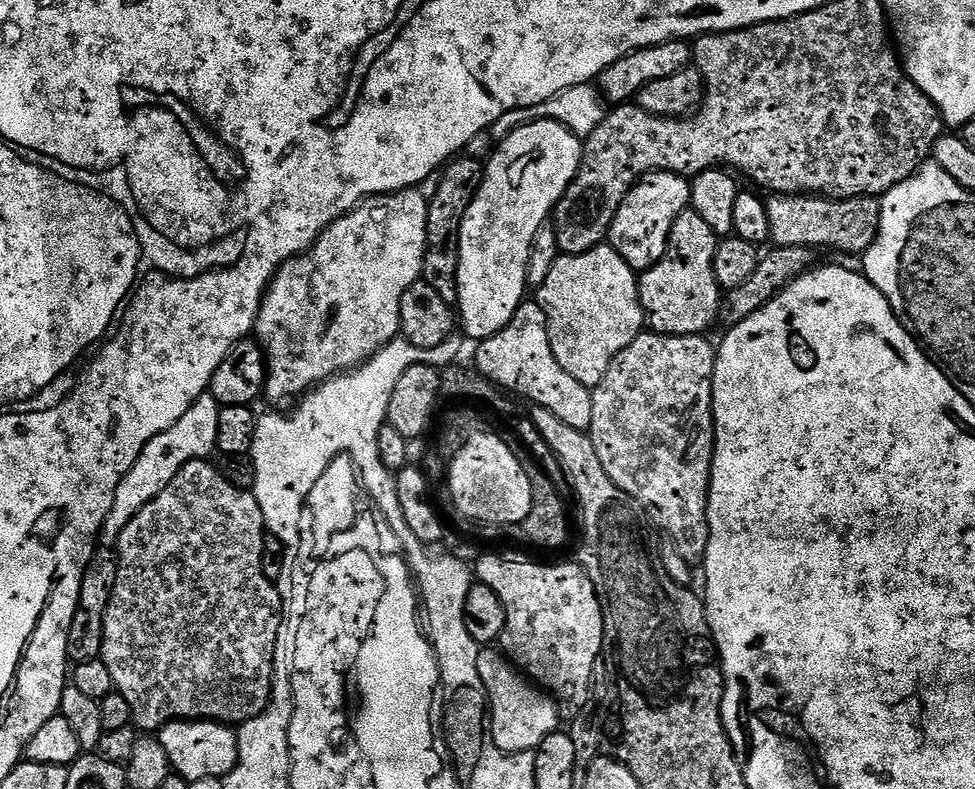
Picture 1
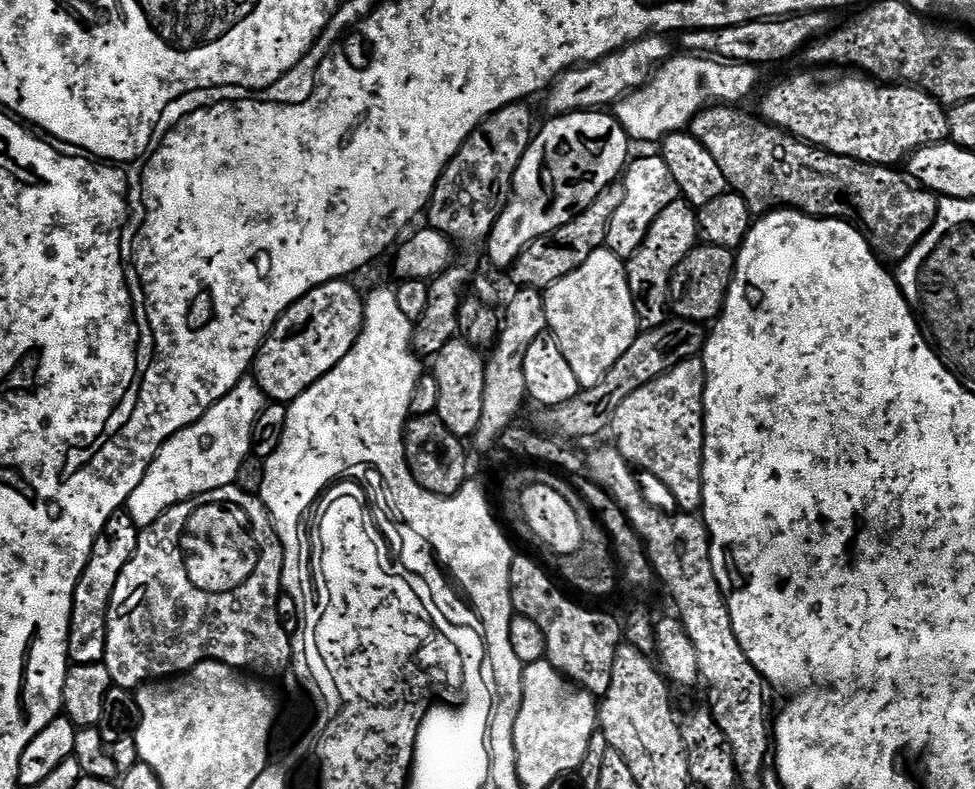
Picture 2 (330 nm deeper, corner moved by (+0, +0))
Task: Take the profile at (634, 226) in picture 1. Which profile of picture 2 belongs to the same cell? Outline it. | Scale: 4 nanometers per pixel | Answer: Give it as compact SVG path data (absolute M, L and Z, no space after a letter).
M663 155L640 156L627 165L622 176L624 184L623 195L620 196L620 205L608 223L608 233L604 239L607 248L621 258L631 258L645 247L647 236L652 232L652 223L660 219L669 204L678 200L676 183L670 174L670 166L666 166Z

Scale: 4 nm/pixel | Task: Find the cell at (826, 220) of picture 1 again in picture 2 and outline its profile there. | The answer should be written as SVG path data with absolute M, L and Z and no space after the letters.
M736 106L705 107L693 116L690 131L694 138L698 138L698 142L702 142L702 146L706 146L706 150L710 150L710 154L714 154L714 162L722 166L722 174L729 189L741 196L754 214L795 210L807 216L847 220L864 233L872 251L884 262L899 262L908 257L910 250L918 246L920 239L935 222L938 207L936 193L917 186L903 171L882 164L864 164L861 160L826 152L814 144L805 144L781 128L773 128L755 115L747 116L740 110Z

